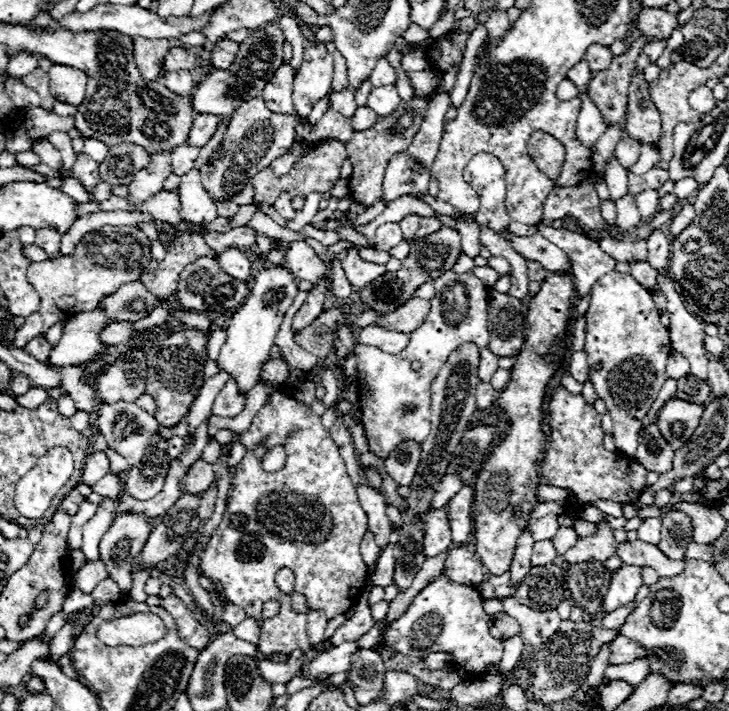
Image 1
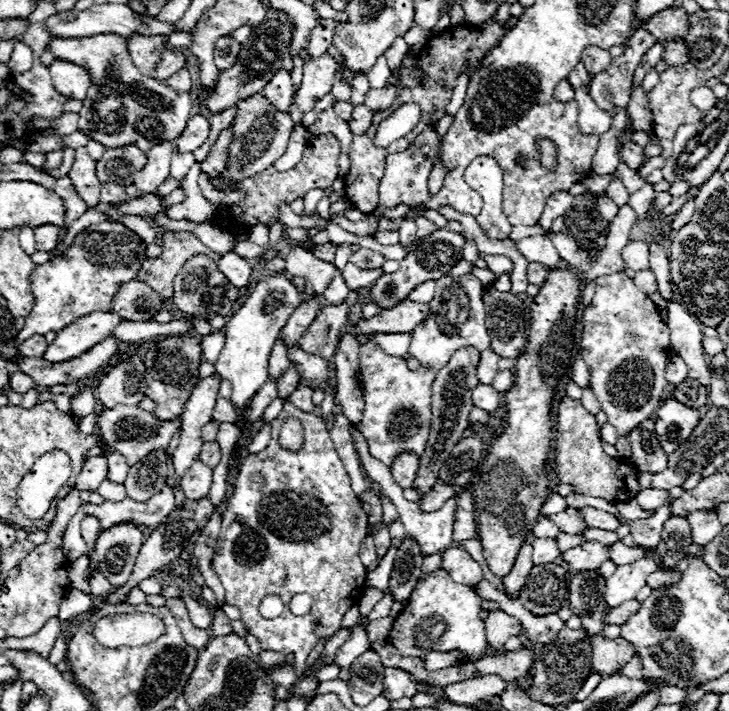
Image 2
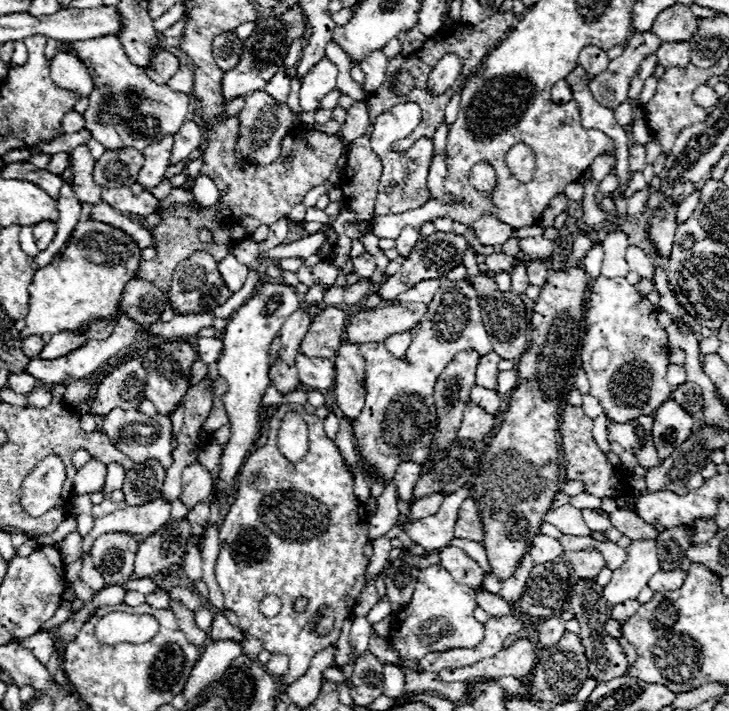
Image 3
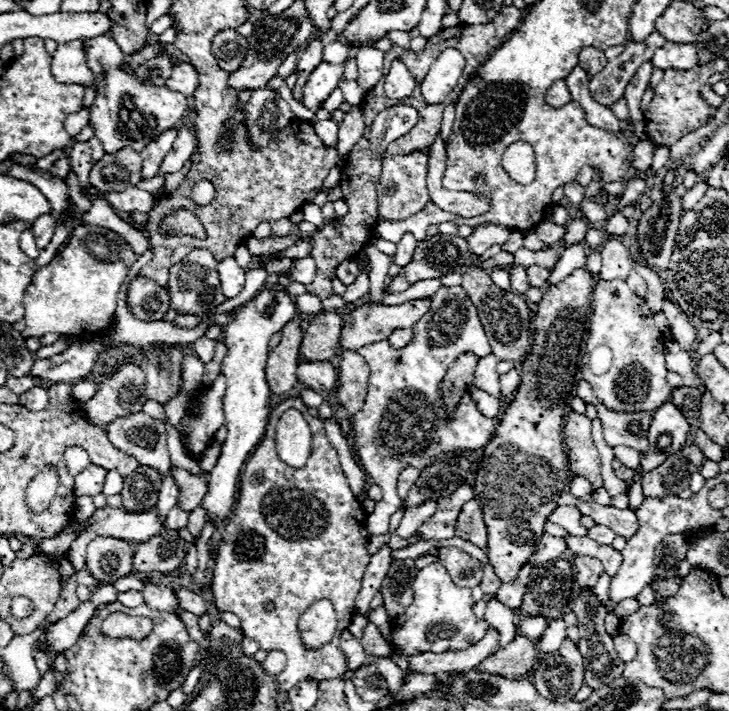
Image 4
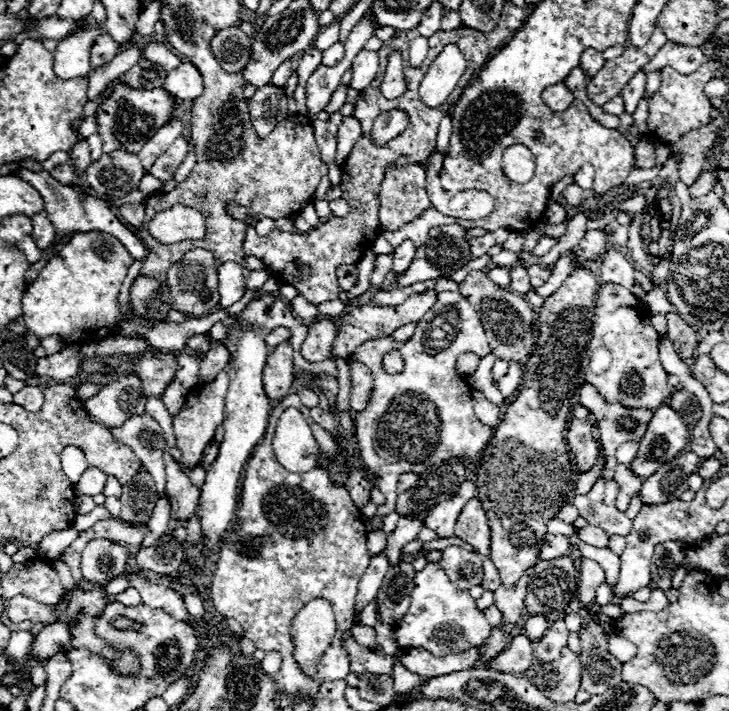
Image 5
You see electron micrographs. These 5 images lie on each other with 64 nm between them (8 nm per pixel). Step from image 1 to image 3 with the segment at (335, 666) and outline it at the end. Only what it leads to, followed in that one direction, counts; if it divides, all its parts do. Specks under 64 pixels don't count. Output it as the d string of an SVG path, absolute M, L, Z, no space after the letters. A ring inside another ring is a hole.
M354 618L352 630L350 630L350 642L354 644L354 650L358 654L364 654L368 648L368 634L370 634L370 622L366 618Z

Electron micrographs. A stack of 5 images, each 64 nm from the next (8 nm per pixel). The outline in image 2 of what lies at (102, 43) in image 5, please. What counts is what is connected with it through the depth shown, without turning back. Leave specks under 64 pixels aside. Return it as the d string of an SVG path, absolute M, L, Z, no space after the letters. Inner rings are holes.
M90 36L90 38L52 38L50 50L56 58L70 60L82 66L92 82L100 88L90 88L80 114L80 130L92 140L104 144L106 148L118 148L120 144L136 144L142 152L164 140L176 140L186 122L190 120L192 100L186 92L174 92L162 82L148 78L138 72L132 64L126 44L120 36ZM110 96L110 98L102 98Z

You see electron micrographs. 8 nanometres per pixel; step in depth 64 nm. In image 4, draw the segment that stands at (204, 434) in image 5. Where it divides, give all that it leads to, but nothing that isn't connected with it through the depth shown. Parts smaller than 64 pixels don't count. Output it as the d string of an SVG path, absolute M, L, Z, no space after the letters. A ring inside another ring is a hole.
M218 374L218 378L210 384L206 392L200 394L200 406L194 414L186 414L178 426L180 438L188 456L198 460L202 450L212 442L216 430L224 424L222 398L226 392L226 376Z

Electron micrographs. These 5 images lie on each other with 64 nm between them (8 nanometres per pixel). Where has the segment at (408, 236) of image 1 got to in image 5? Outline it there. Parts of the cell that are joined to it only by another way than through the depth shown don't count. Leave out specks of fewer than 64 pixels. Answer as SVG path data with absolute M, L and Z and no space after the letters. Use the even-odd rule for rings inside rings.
M402 242L398 248L394 248L394 266L392 266L392 270L396 274L402 274L404 270L408 270L412 260L414 260L414 252L416 252L416 248L410 242Z

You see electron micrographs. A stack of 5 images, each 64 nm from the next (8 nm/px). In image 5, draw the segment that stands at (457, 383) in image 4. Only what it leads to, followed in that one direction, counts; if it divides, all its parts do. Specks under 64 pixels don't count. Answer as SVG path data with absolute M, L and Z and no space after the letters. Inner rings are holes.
M466 352L466 354L460 356L456 368L458 368L458 372L462 376L472 376L476 372L476 368L478 368L478 362L480 362L480 356L476 356L472 352Z

